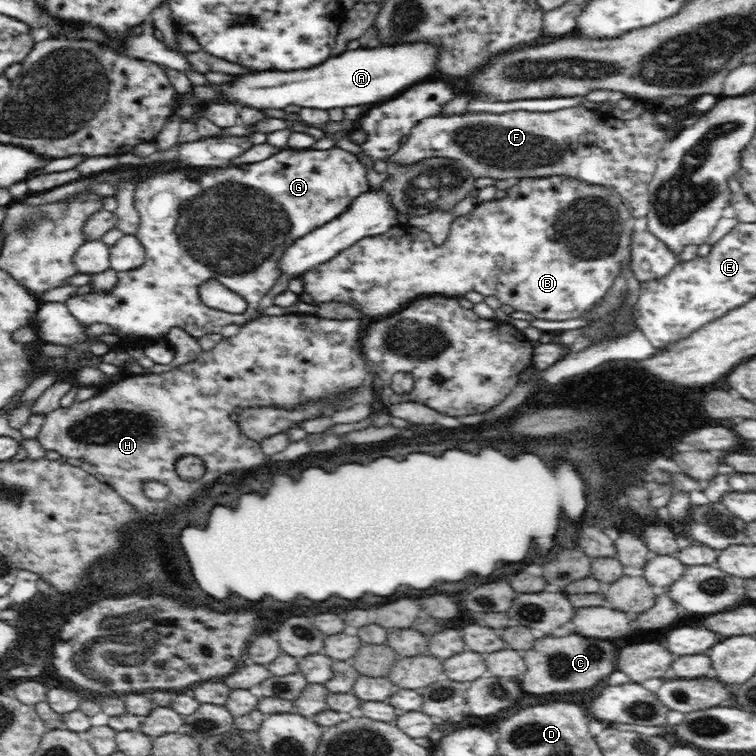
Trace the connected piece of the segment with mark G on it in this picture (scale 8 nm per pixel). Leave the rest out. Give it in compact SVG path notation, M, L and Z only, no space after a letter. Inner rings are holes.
M334 148L334 150L288 149L278 152L276 156L272 156L272 158L268 158L268 160L256 162L256 164L242 164L242 166L234 166L234 168L232 168L232 166L192 167L162 174L153 173L150 176L152 176L152 178L146 178L146 180L142 180L142 182L138 182L138 184L131 185L134 194L133 204L140 219L134 236L142 243L145 250L145 261L143 265L136 270L117 272L118 282L109 292L73 295L64 302L71 314L77 318L77 321L81 322L82 325L88 327L90 324L94 324L94 322L100 322L100 324L108 324L108 326L112 326L114 330L118 330L118 334L124 338L126 346L138 346L138 342L134 342L134 338L136 338L136 340L148 340L148 338L150 338L150 340L158 340L158 338L164 338L164 336L168 334L168 330L174 328L174 326L184 328L184 330L186 330L190 336L194 336L194 338L200 338L200 336L210 334L210 332L216 332L216 334L218 334L220 328L226 326L226 324L244 325L248 321L258 318L260 315L258 311L260 298L274 286L276 278L281 275L277 274L278 268L276 264L278 264L282 252L284 252L286 248L289 248L294 240L298 240L298 238L313 232L327 222L338 218L343 212L348 210L348 207L356 198L369 190L368 181L366 179L366 165L361 162L360 157L352 152L336 148ZM210 279L218 280L218 282L221 282L226 288L232 290L232 292L240 294L247 302L246 312L242 312L242 314L230 314L229 312L210 310L210 308L206 307L198 296L198 288L203 282Z

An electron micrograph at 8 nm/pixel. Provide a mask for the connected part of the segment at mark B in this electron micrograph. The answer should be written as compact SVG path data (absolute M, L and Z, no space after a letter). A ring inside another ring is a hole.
M566 175L550 176L544 178L520 178L518 183L504 190L505 196L501 199L493 199L490 202L484 202L475 206L469 213L457 217L452 221L449 234L441 245L435 245L430 239L430 234L423 230L412 227L408 223L402 223L392 226L384 234L374 234L374 236L364 236L356 240L352 246L339 251L334 258L328 259L322 264L309 269L300 275L303 284L303 292L311 294L314 302L354 302L358 309L365 314L367 318L380 318L384 315L390 315L400 311L412 301L442 295L444 297L459 298L466 292L479 292L483 296L495 296L501 304L506 304L513 310L528 312L534 318L540 320L570 320L570 318L580 318L582 310L590 308L596 300L608 294L612 288L616 277L622 272L623 264L626 264L628 254L630 254L630 232L634 229L636 217L622 218L620 210L626 210L626 205L621 196L608 186L598 186L587 184L577 178Z

